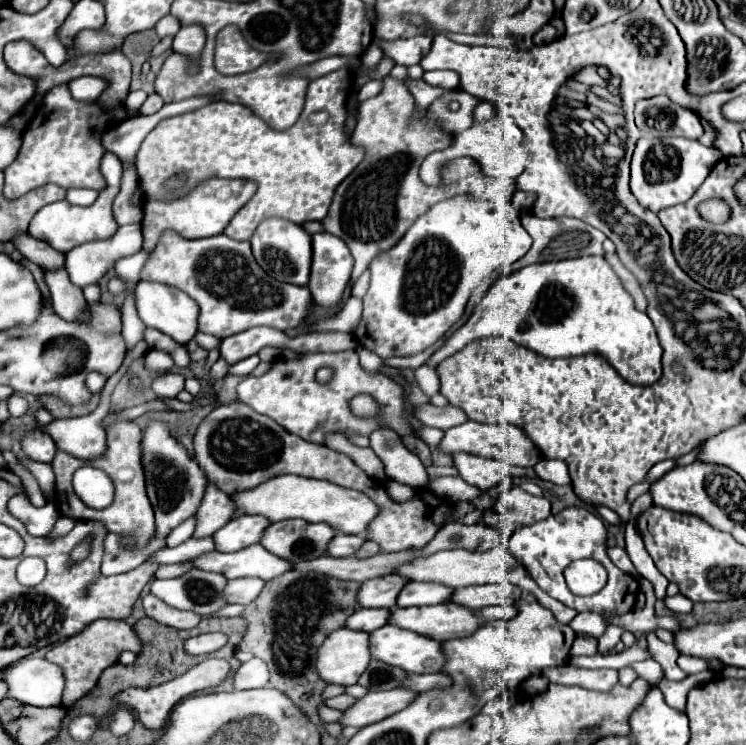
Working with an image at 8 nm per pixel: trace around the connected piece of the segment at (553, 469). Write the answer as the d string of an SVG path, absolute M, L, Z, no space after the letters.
M542 458L536 466L534 466L538 478L552 482L552 484L570 484L570 474L568 474L568 466L562 460L548 460Z

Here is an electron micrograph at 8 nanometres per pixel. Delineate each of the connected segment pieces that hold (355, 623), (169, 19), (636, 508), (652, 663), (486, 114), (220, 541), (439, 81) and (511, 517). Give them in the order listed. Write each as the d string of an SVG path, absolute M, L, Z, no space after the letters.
M360 608L358 612L354 612L348 622L346 628L354 628L354 630L364 630L364 632L374 632L376 628L386 626L390 620L390 610L388 608Z
M164 16L158 24L156 24L156 34L160 36L160 38L164 38L164 36L174 36L178 30L180 30L180 22L174 18L174 16Z
M650 492L638 496L638 498L634 500L634 504L632 504L632 518L640 516L640 514L642 514L646 508L650 508L650 506L652 506L652 496L650 496Z
M653 659L635 662L630 667L643 679L661 679L664 676L662 667Z
M487 101L480 102L473 112L475 121L487 121L493 118L496 114L496 110L493 104Z
M238 516L224 528L220 528L212 538L218 552L238 552L250 544L262 540L262 532L272 524L264 516Z
M434 70L434 72L424 72L424 82L428 82L430 86L456 90L460 86L460 76L452 70Z
M512 488L504 492L494 508L510 532L550 516L550 502L546 498L532 496L522 488Z

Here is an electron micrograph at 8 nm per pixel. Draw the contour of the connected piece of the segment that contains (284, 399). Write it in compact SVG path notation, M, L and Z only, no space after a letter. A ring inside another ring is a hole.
M344 350L344 352L304 352L298 358L286 358L280 356L272 362L272 368L254 378L246 376L238 384L238 400L254 408L258 414L264 414L272 418L274 422L282 424L290 434L300 436L302 440L314 442L314 444L324 444L326 434L338 432L338 434L360 434L360 436L370 436L372 430L376 430L378 422L382 426L390 426L396 430L400 436L410 436L414 434L414 428L408 420L408 412L404 406L404 388L394 382L392 378L384 374L368 374L362 370L358 364L358 352L356 350ZM320 366L330 366L334 370L334 378L328 386L322 386L316 382L314 374ZM356 394L370 394L376 398L380 404L382 416L378 420L364 420L356 418L350 412L348 400L352 400Z

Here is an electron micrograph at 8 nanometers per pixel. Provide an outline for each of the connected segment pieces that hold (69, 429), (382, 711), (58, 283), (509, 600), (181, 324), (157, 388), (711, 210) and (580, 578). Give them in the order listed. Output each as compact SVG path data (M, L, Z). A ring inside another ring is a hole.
M141 340L134 348L125 356L124 361L119 368L119 370L109 377L104 389L101 392L100 403L98 408L88 414L88 416L82 416L82 418L70 418L70 420L54 420L46 426L42 424L36 424L38 430L44 430L46 434L50 434L50 438L54 438L54 444L58 446L58 450L64 450L76 458L84 458L84 460L92 460L96 456L102 456L102 452L106 450L106 432L102 428L102 420L110 414L110 398L114 391L116 384L121 380L125 373L128 372L132 362L143 354L145 347L145 352L147 351L147 344ZM145 344L145 345L144 345Z
M396 688L396 690L386 690L386 692L368 692L364 698L360 698L352 708L344 712L342 726L356 726L364 728L368 724L380 722L386 716L400 712L408 704L418 698L420 692L410 692L410 688Z
M58 268L58 272L46 272L44 270L44 282L50 288L52 304L58 316L64 320L78 320L82 316L82 310L86 308L82 288L70 282L70 276L66 268Z
M482 584L454 590L452 602L480 610L492 604L514 606L522 598L522 590L514 584Z
M140 280L136 284L136 308L138 308L138 316L142 318L142 322L148 328L156 328L156 330L168 334L178 344L188 344L198 330L196 328L198 304L194 300L190 300L190 296L186 296L178 288L170 288L170 286L158 284L158 282L150 282L150 280Z
M168 372L168 374L162 374L154 380L152 384L154 392L158 396L164 396L164 398L176 398L182 390L184 390L184 376L180 374L174 374L174 372Z
M706 200L700 204L698 210L706 220L712 220L716 224L722 224L730 216L730 208L722 200Z
M578 560L566 568L566 582L574 594L592 596L606 584L606 570L596 560Z

